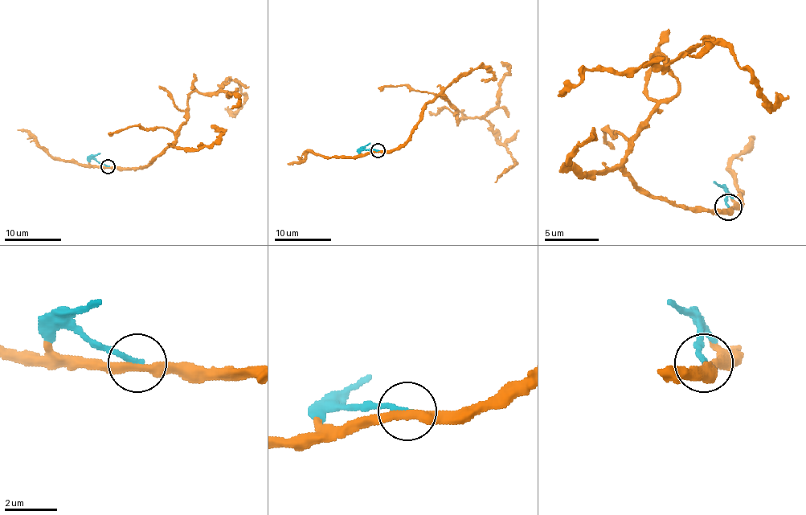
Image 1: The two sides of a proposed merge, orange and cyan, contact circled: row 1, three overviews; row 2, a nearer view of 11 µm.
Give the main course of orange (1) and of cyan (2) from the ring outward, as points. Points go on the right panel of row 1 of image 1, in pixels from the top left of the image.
1: (727, 206), (652, 198), (624, 169), (627, 141), (678, 90), (664, 66), (719, 41), (773, 104), (789, 96)
2: (727, 206), (725, 190), (713, 181)

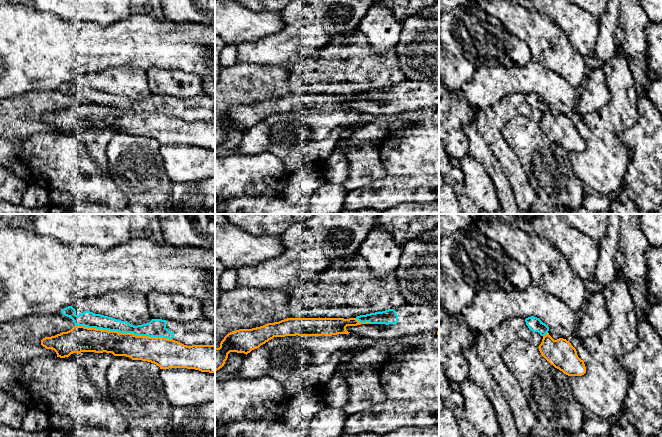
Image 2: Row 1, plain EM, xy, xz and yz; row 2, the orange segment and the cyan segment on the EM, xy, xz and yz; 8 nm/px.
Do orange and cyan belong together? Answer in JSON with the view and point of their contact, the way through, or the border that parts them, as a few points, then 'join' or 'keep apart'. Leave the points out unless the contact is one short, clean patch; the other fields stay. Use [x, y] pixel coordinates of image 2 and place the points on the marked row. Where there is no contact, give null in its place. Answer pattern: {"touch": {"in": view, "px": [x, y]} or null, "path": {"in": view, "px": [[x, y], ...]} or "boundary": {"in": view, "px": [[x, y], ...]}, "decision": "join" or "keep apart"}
{"touch": {"in": "xy", "px": [123, 333]}, "decision": "keep apart"}

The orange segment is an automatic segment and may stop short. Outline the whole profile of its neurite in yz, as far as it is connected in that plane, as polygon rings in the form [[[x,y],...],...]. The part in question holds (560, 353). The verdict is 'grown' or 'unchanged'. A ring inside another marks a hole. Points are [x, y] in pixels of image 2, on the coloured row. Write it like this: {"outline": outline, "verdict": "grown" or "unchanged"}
{"outline": [[[547,333],[538,348],[551,365],[566,375],[582,376],[586,373],[584,361],[578,357],[576,349],[566,339],[554,340]]], "verdict": "unchanged"}

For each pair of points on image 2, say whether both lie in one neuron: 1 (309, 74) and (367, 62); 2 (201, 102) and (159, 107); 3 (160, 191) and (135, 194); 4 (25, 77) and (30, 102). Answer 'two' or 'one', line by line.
1: one
2: one
3: one
4: two

